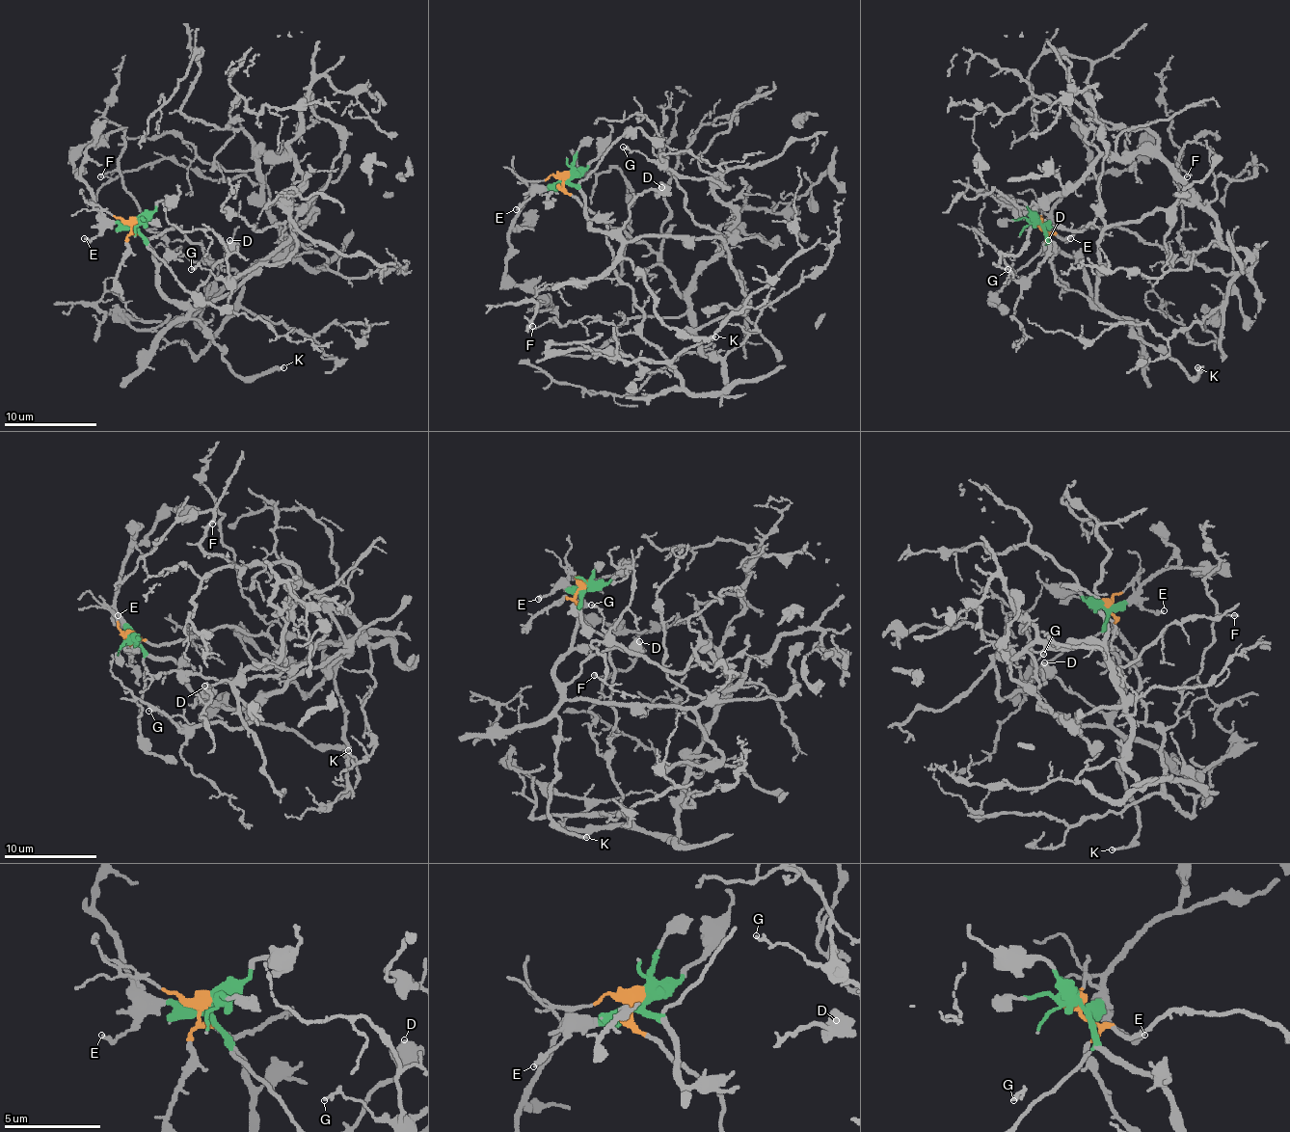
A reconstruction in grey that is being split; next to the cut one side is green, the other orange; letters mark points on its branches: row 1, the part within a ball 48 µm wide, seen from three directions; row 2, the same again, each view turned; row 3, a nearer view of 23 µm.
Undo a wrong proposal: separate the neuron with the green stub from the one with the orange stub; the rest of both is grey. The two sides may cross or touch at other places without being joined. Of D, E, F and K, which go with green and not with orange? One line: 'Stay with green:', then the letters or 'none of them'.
Stay with green: D, E, K

